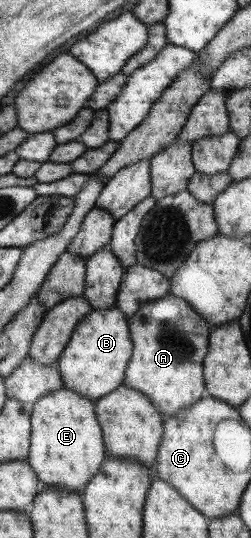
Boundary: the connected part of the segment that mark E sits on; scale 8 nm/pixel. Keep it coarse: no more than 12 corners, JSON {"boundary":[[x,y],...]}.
{"boundary":[[62,386],[29,411],[26,462],[80,493],[106,458],[92,401]]}

